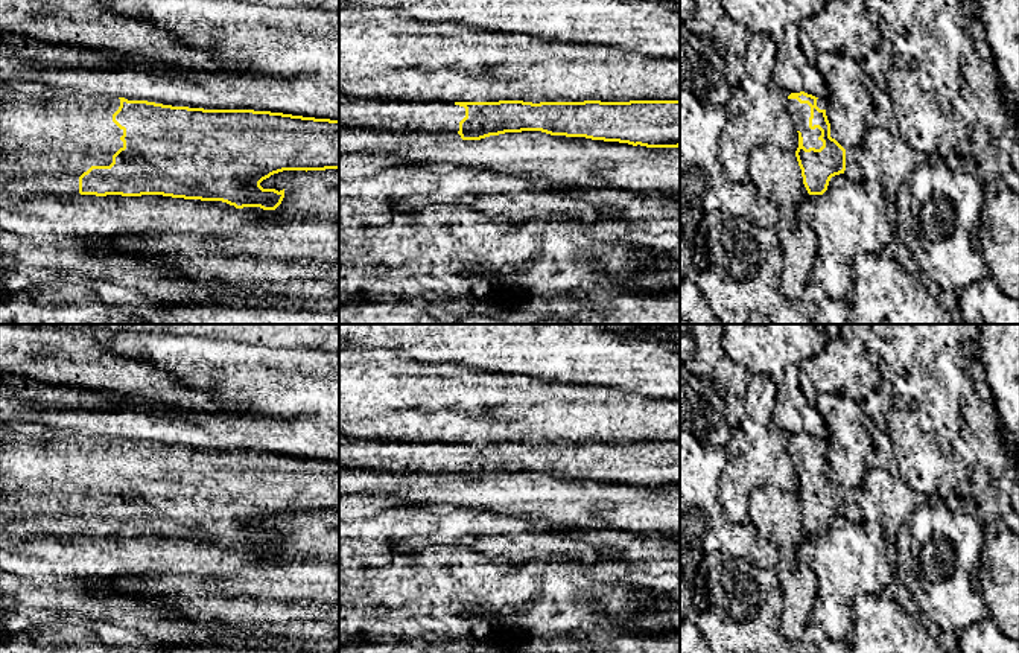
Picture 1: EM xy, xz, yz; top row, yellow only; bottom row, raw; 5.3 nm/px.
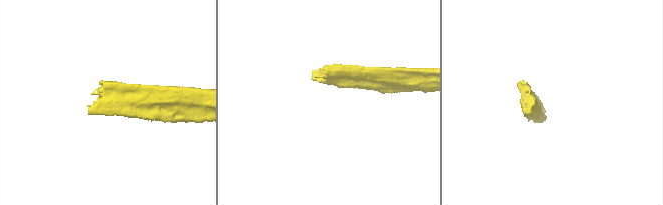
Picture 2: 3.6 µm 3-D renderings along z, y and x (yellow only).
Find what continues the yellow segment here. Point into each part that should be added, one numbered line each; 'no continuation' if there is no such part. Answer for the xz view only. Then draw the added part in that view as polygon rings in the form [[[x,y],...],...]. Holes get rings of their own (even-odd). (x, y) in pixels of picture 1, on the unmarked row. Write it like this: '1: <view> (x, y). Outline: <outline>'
1: xz (379, 455). Outline: [[[339,435],[339,469],[458,473],[465,449],[446,441],[392,441]]]

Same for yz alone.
1: yz (800, 454). Outline: [[[786,438],[786,449],[794,461],[795,470],[802,473],[803,487],[806,490],[820,490],[823,487],[823,483],[818,479],[821,472],[818,469],[809,469],[811,448],[808,444],[800,444],[797,440]]]

